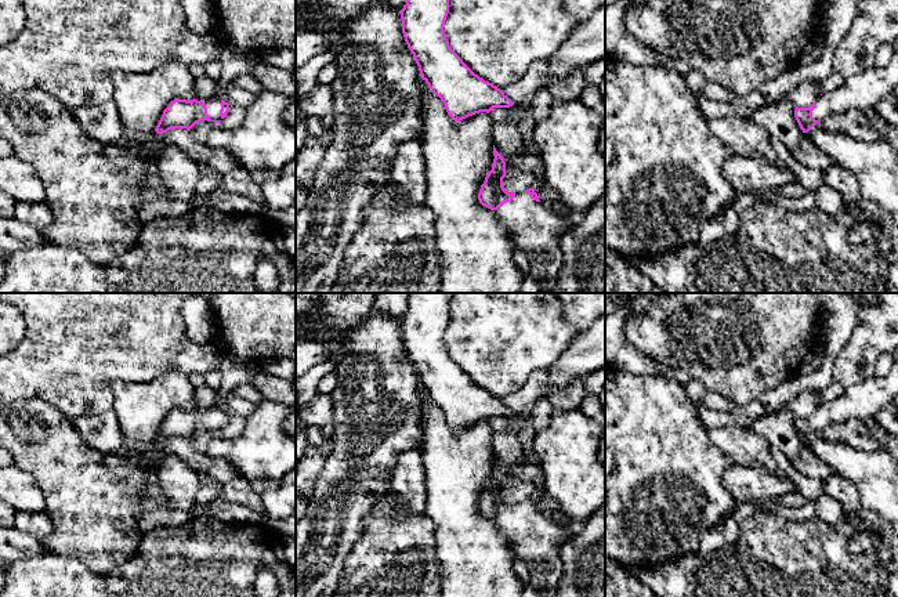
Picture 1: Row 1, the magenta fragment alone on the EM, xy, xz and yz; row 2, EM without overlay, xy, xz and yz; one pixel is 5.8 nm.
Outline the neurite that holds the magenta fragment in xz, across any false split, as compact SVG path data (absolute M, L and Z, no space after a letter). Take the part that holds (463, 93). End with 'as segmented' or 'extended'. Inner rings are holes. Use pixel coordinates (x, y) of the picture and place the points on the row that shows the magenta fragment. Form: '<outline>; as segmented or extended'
M406 0L406 4L399 11L402 33L419 66L421 79L441 98L448 115L455 122L460 122L479 112L489 113L493 108L513 106L514 102L503 90L475 75L450 48L443 32L449 7L449 0Z; as segmented

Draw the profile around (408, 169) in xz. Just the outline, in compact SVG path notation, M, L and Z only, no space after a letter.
M406 140L398 146L391 181L409 195L409 203L426 205L424 158L420 140Z

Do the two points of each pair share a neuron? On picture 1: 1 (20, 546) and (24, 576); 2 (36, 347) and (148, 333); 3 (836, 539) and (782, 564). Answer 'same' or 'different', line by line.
1: different
2: same
3: same

